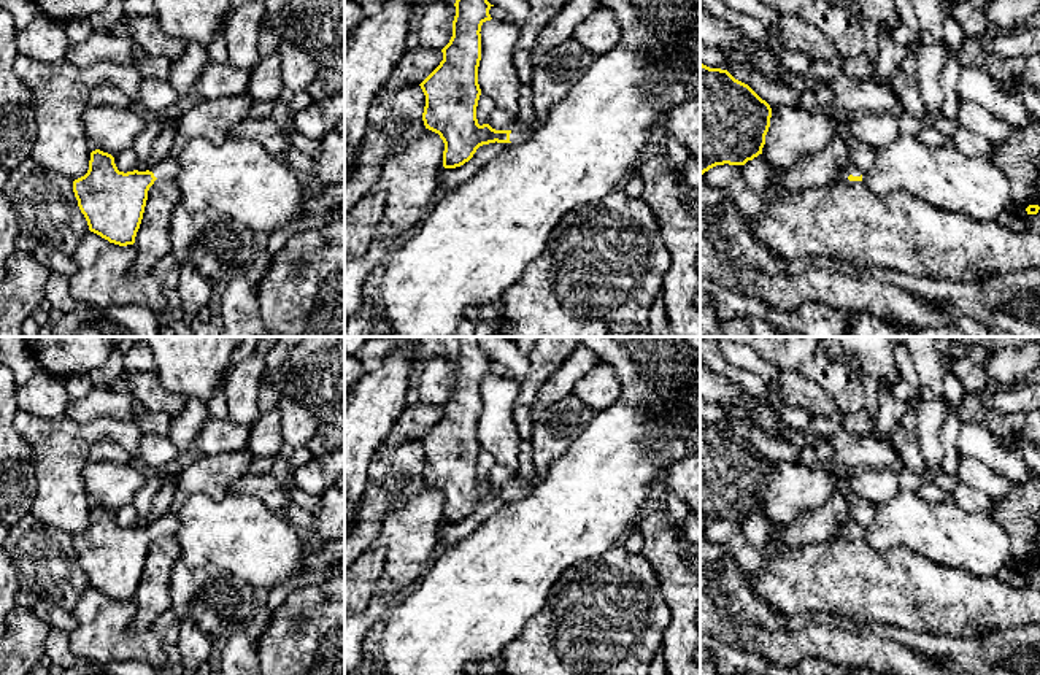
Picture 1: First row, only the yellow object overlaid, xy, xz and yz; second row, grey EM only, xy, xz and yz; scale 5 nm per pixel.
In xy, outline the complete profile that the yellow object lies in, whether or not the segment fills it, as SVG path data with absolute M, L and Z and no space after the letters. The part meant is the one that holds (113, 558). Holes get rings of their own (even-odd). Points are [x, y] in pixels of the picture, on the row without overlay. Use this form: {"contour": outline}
{"contour": "M95 505L87 529L73 537L73 548L89 586L110 599L127 602L135 599L149 543L157 534L173 535L176 530L173 511L160 516L152 527L124 529L111 510Z"}

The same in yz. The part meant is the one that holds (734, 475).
{"contour": "M700 419L700 534L716 521L745 521L762 510L772 464L727 426Z"}

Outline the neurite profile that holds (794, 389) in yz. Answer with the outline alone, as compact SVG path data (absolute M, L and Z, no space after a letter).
M780 368L776 378L765 381L765 384L775 391L786 405L800 407L813 418L830 418L838 411L835 400L818 383L794 370Z

